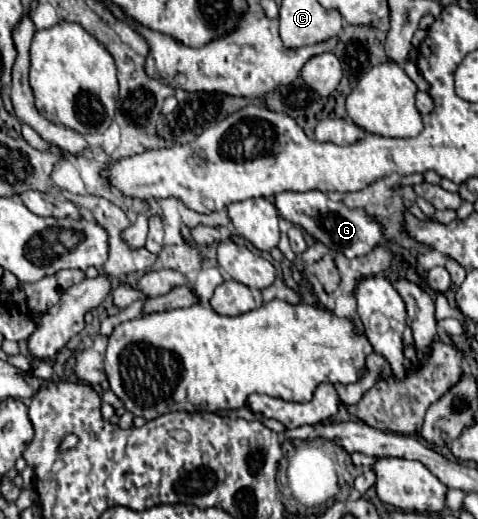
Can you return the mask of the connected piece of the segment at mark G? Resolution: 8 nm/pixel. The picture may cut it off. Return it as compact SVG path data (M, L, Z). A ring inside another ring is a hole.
M321 191L275 195L275 207L281 217L303 227L313 239L325 243L333 251L341 251L349 259L367 255L371 251L371 235L377 235L383 229L383 225L377 219L371 219L365 209L349 209L343 201L333 201Z

